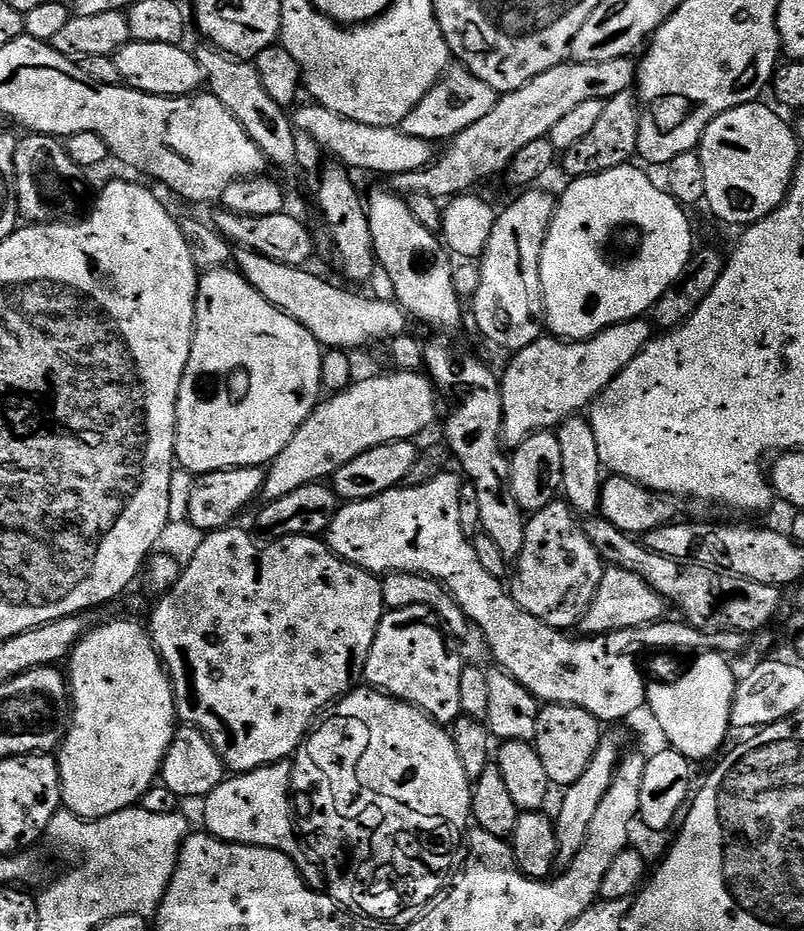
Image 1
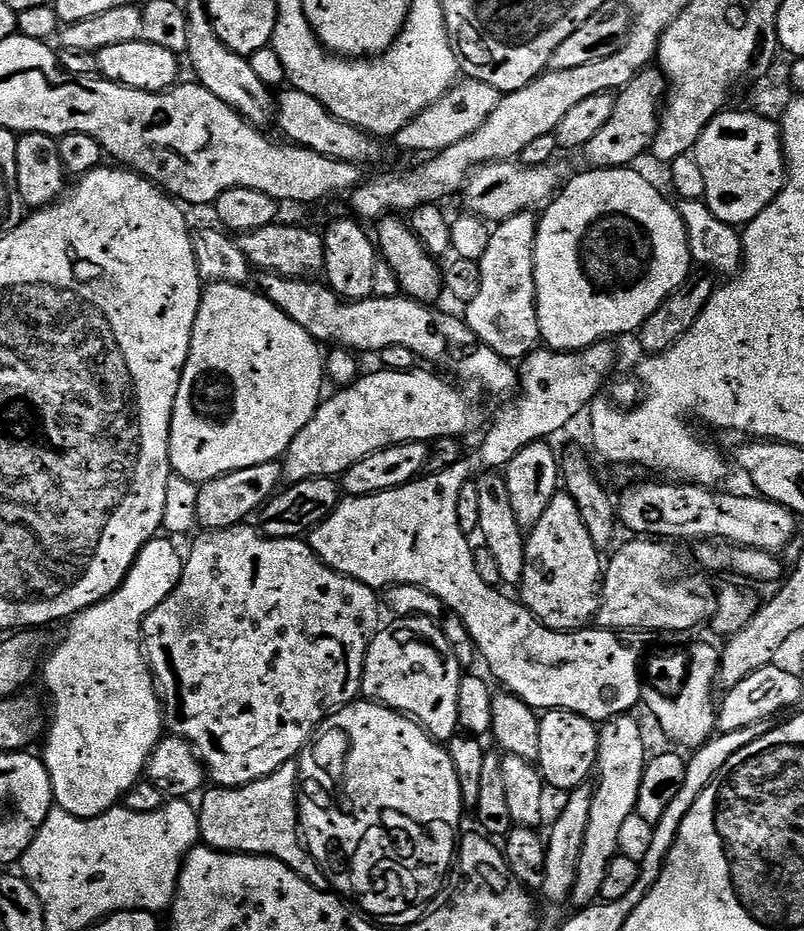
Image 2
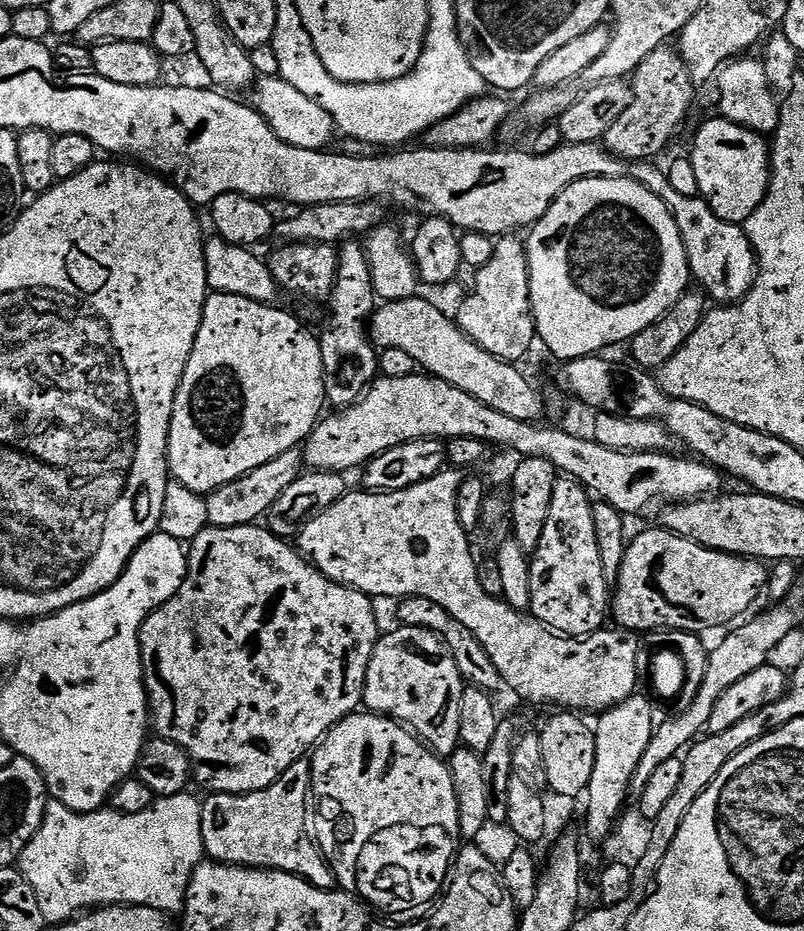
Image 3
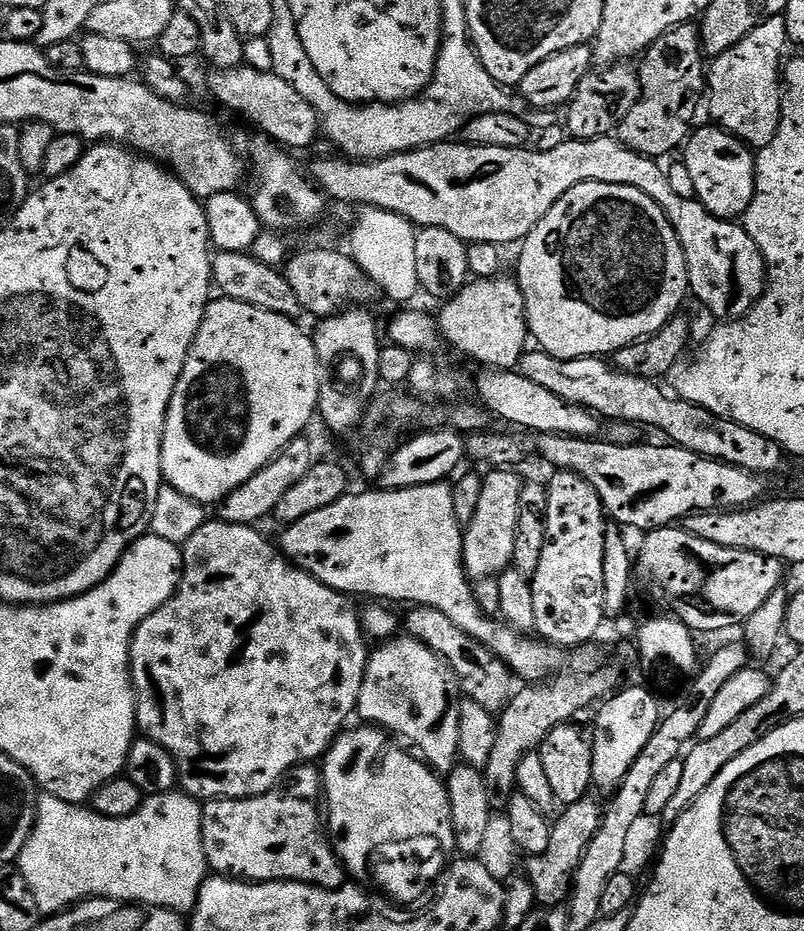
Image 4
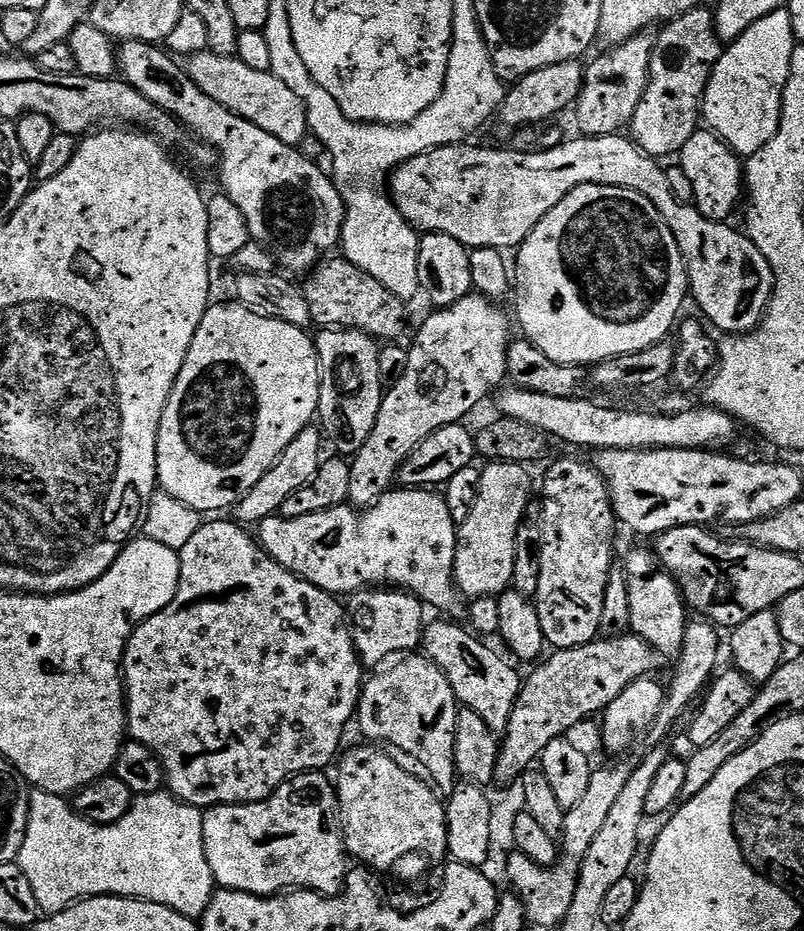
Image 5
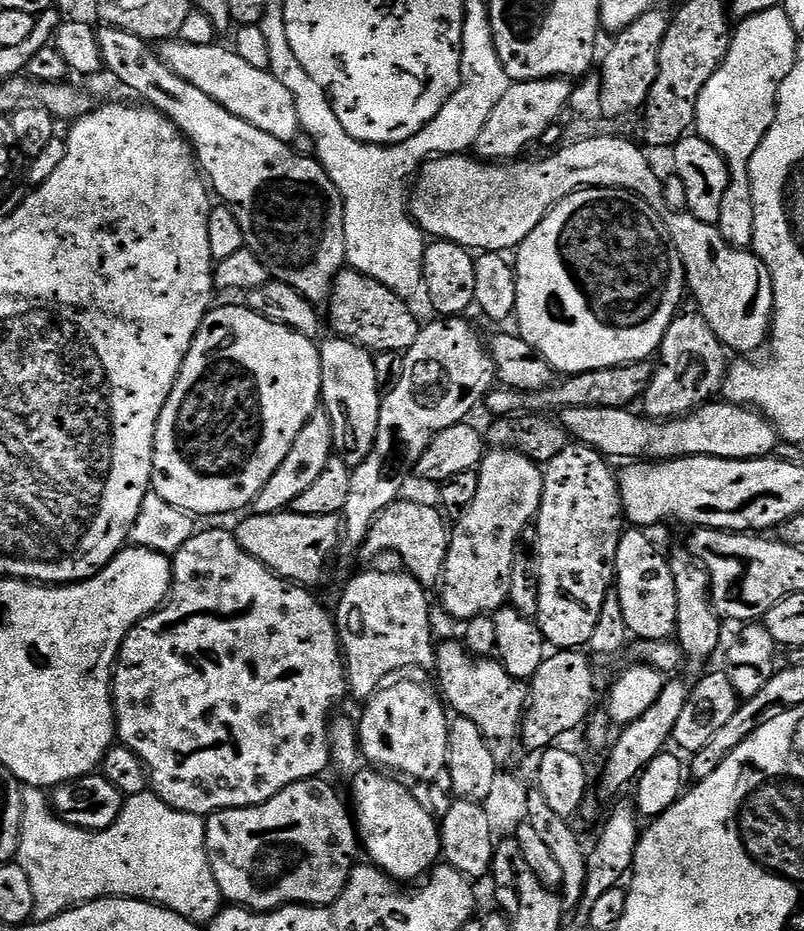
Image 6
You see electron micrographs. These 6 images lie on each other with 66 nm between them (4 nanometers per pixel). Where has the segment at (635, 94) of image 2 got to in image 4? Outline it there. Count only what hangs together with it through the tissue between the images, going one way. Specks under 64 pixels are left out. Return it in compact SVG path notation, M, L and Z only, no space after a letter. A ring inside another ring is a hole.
M692 22L674 26L652 43L640 62L640 97L634 110L622 118L615 135L625 148L638 154L665 158L687 141L697 123L696 107L701 107L706 92L706 56L699 27Z

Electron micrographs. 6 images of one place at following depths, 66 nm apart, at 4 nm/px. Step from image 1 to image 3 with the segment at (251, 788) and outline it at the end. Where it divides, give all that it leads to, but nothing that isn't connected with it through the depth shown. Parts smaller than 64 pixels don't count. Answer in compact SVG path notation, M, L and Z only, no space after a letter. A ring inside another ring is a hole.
M307 759L294 762L294 766L290 766L290 770L286 770L278 777L273 784L266 786L257 792L244 792L241 796L238 794L226 794L225 792L213 792L205 799L200 806L200 817L202 818L202 842L204 843L204 851L209 861L217 864L237 864L239 868L273 868L275 872L289 872L295 876L300 876L306 882L310 882L316 888L326 888L329 890L337 887L337 873L329 868L328 863L324 860L324 855L320 853L319 843L314 842L310 835L310 793L312 790L312 766Z

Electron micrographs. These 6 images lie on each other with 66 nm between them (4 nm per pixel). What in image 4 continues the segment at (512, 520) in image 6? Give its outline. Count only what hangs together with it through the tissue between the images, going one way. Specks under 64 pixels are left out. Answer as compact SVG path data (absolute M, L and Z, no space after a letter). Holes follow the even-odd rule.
M492 470L484 476L478 510L463 529L462 558L469 581L475 582L487 576L499 577L512 563L514 530L518 530L518 498L525 486L525 481L519 480L514 473L512 470Z

